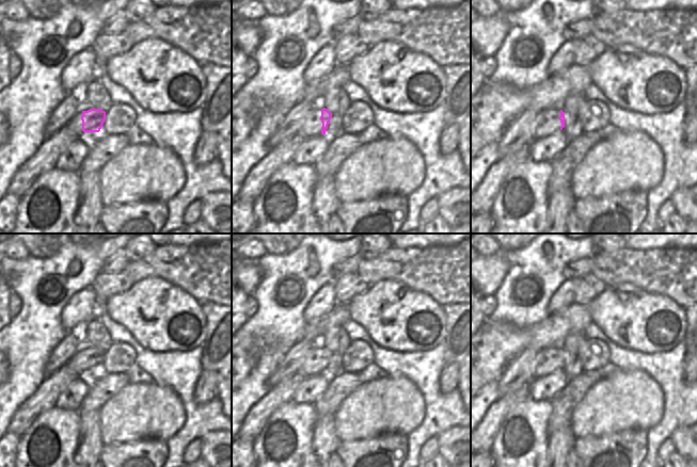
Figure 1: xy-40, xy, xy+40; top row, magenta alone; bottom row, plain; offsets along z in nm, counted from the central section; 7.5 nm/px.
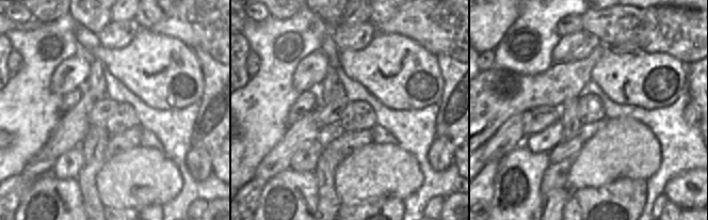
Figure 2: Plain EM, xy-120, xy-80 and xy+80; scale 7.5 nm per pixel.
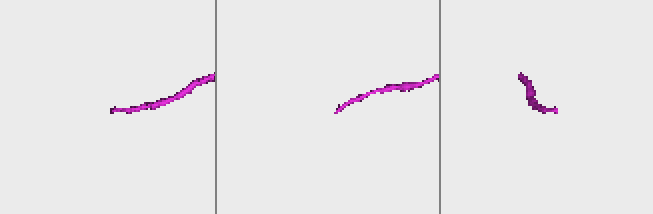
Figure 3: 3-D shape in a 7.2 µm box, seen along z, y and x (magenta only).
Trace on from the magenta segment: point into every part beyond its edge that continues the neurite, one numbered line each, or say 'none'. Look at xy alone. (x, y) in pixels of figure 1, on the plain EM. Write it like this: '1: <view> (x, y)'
1: xy (312, 366)

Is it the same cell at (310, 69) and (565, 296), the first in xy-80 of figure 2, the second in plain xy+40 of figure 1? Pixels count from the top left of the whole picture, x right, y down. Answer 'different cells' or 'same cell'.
same cell

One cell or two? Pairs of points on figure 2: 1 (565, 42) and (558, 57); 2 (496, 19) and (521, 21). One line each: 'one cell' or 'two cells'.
1: one cell
2: two cells

